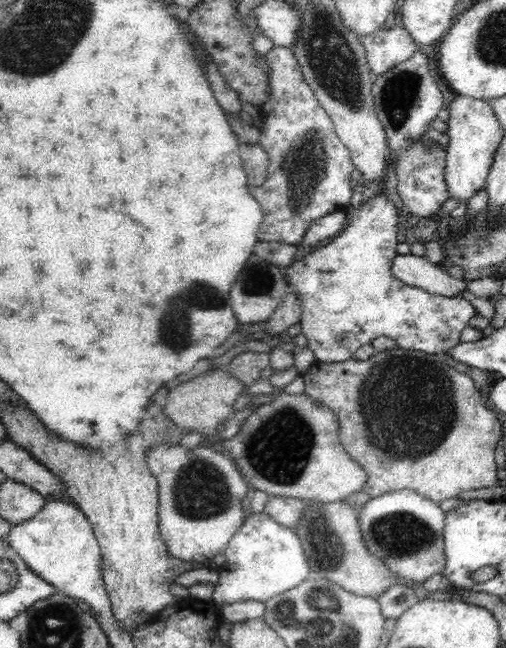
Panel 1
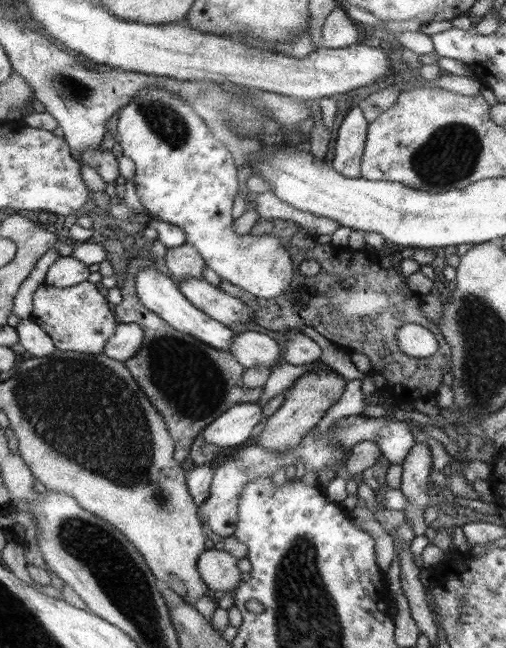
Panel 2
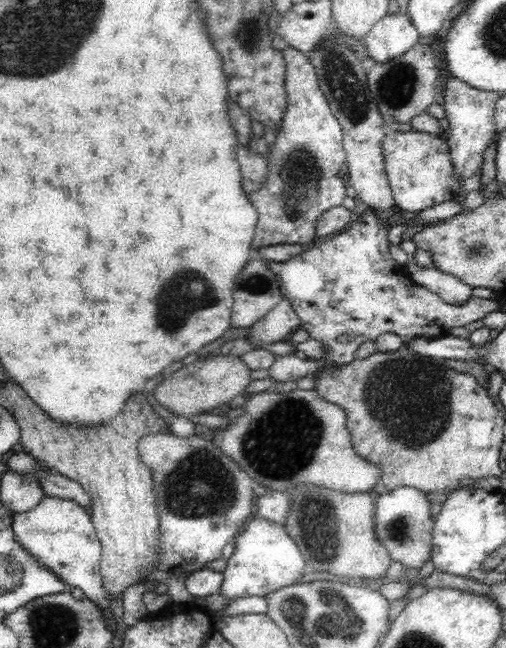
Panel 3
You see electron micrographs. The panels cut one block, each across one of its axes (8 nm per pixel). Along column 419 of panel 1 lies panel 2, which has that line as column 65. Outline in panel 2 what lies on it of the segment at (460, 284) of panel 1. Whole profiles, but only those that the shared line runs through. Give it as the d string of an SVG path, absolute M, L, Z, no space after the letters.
M72 255L57 257L44 277L44 286L67 288L85 285L89 276L88 267Z

